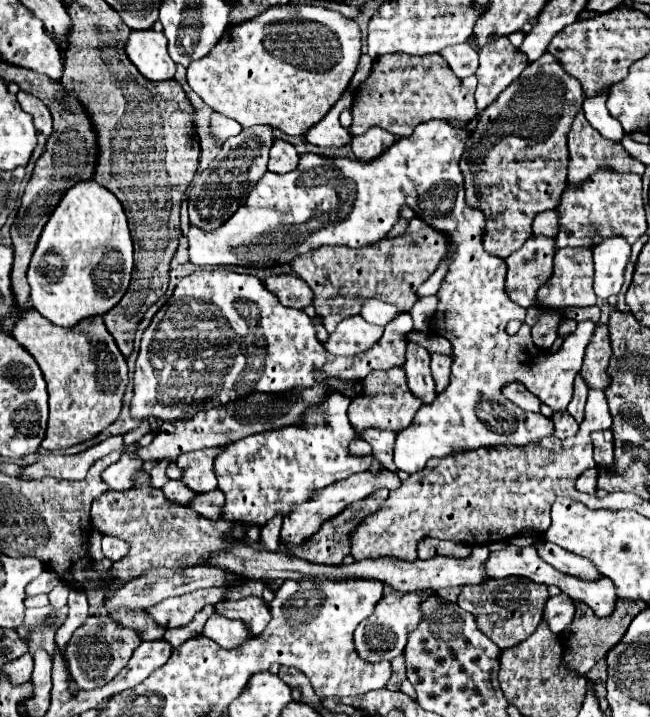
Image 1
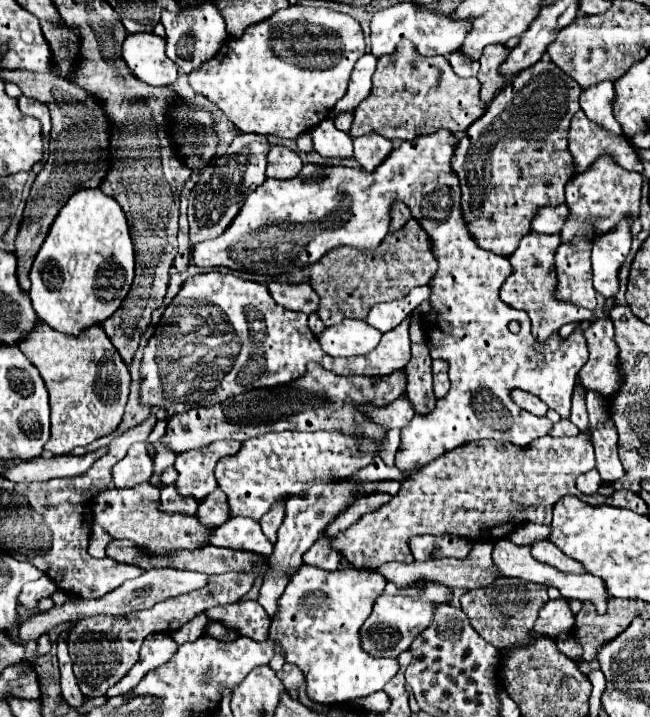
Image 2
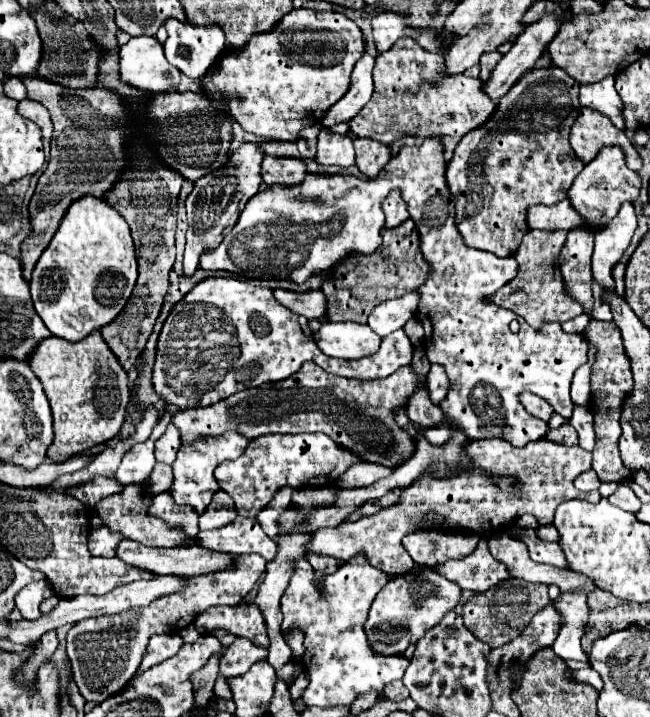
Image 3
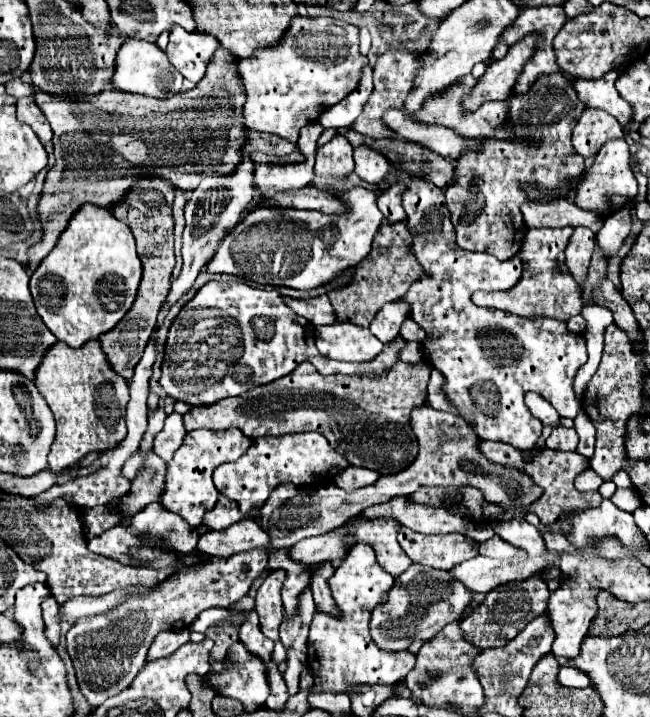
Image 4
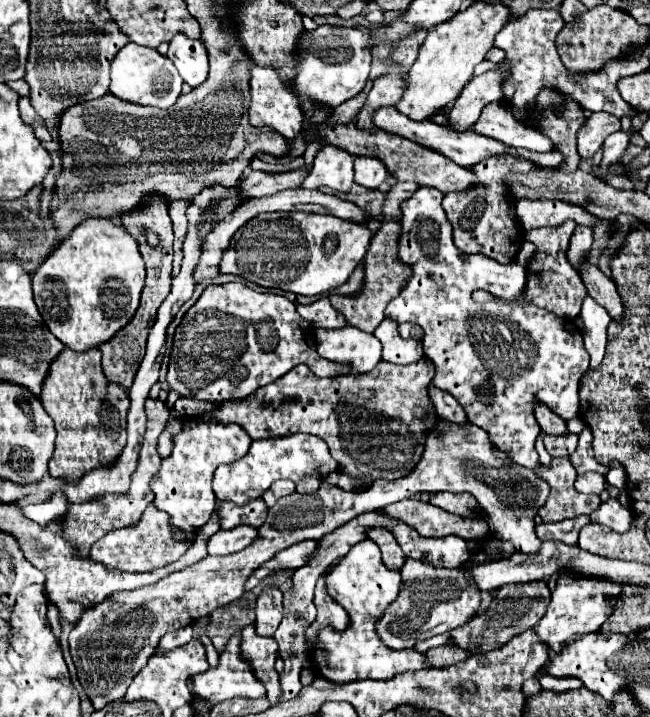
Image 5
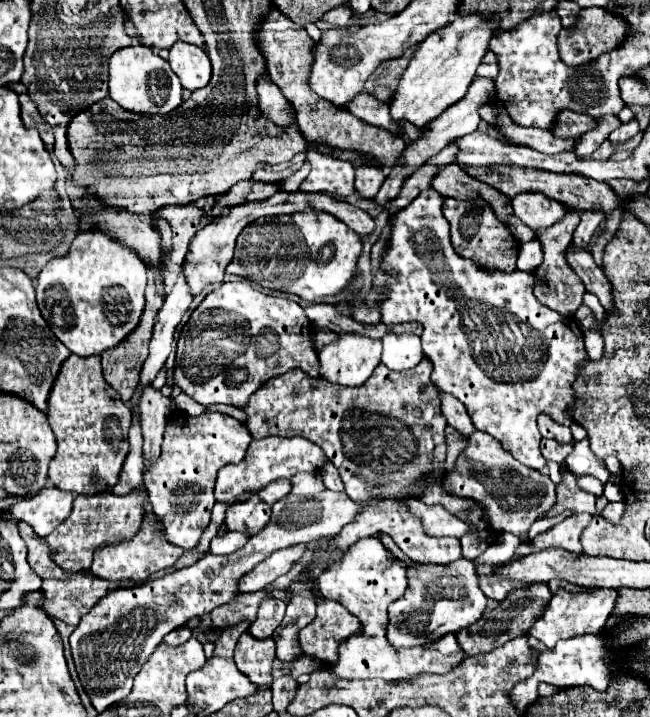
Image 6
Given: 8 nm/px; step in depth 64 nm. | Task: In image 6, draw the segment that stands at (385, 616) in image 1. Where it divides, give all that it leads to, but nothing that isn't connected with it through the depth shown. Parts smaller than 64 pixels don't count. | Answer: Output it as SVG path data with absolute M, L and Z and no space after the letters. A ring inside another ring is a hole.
M486 552L476 560L456 560L456 564L436 566L436 564L418 564L406 558L408 564L408 580L414 580L422 588L422 600L418 604L390 604L386 638L394 648L410 648L420 646L432 638L442 638L444 634L456 634L462 628L472 626L486 608L486 596L478 586L478 564L494 564L494 558L488 558Z

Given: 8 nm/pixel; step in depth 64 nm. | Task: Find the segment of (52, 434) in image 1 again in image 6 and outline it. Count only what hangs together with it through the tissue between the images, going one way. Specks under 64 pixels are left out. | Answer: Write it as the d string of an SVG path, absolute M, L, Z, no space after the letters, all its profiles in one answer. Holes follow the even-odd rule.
M70 354L62 362L48 394L48 422L58 442L58 452L48 472L52 484L76 494L96 494L116 484L116 474L128 454L130 418L130 406L118 398L116 390L102 376L100 356L82 358ZM92 478L98 478L100 486L92 486Z

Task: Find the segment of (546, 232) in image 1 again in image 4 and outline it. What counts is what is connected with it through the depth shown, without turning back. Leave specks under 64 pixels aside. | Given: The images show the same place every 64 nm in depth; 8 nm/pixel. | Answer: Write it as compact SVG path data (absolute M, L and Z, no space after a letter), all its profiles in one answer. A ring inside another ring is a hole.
M556 198L548 204L542 202L528 202L522 208L524 222L528 228L566 228L566 226L586 226L592 232L602 228L600 216L592 216L592 212L582 212L566 198Z

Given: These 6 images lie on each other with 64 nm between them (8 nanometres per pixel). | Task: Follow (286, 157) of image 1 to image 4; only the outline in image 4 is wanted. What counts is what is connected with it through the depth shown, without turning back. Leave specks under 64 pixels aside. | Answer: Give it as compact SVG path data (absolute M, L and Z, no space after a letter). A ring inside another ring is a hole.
M258 164L256 166L256 188L262 194L274 194L282 190L298 190L312 182L314 166L300 164Z

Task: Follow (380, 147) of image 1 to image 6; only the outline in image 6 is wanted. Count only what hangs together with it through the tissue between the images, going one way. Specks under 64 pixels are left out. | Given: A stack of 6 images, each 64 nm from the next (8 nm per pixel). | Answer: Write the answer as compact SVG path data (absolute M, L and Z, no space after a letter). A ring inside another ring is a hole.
M358 164L356 166L356 190L364 198L376 196L382 182L384 182L384 170L378 168L376 164Z

